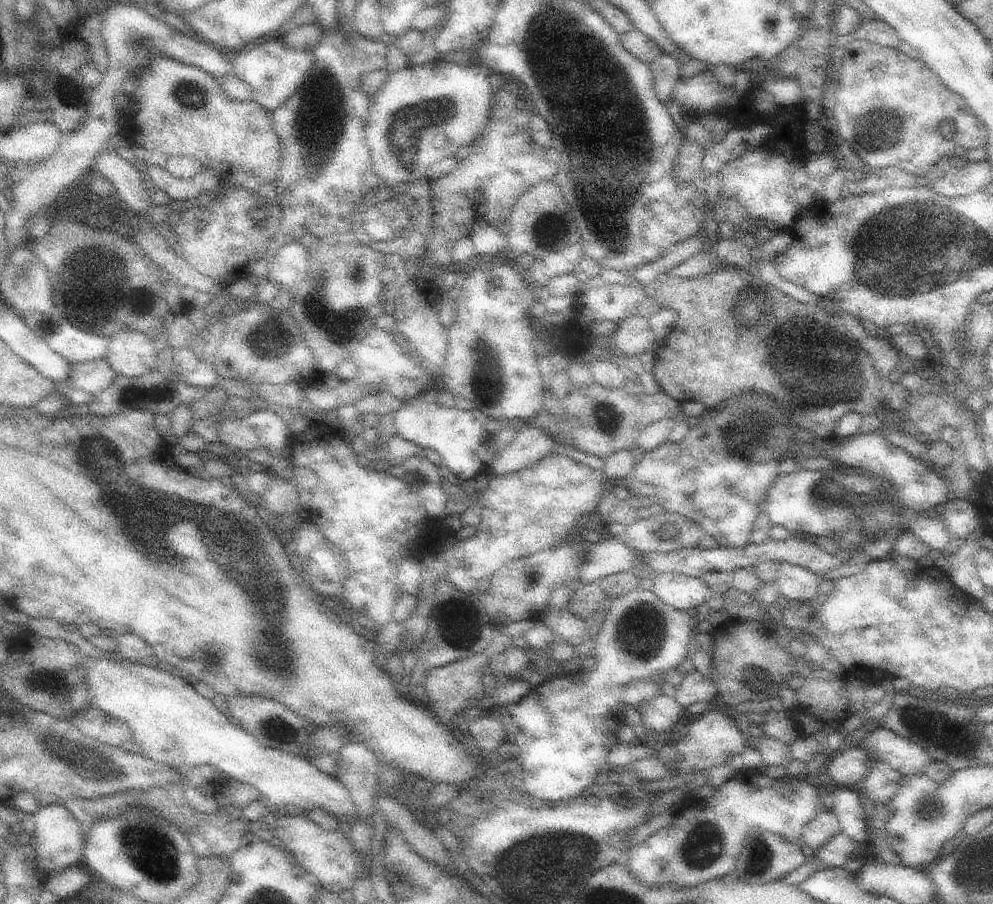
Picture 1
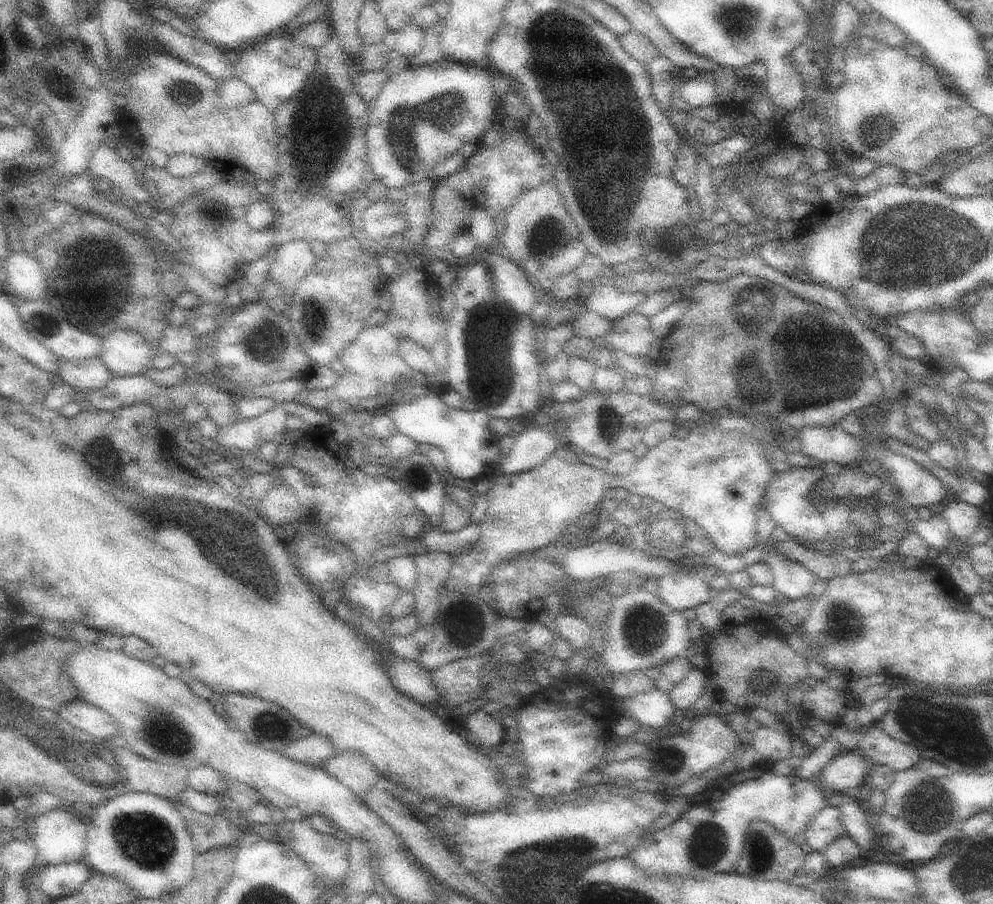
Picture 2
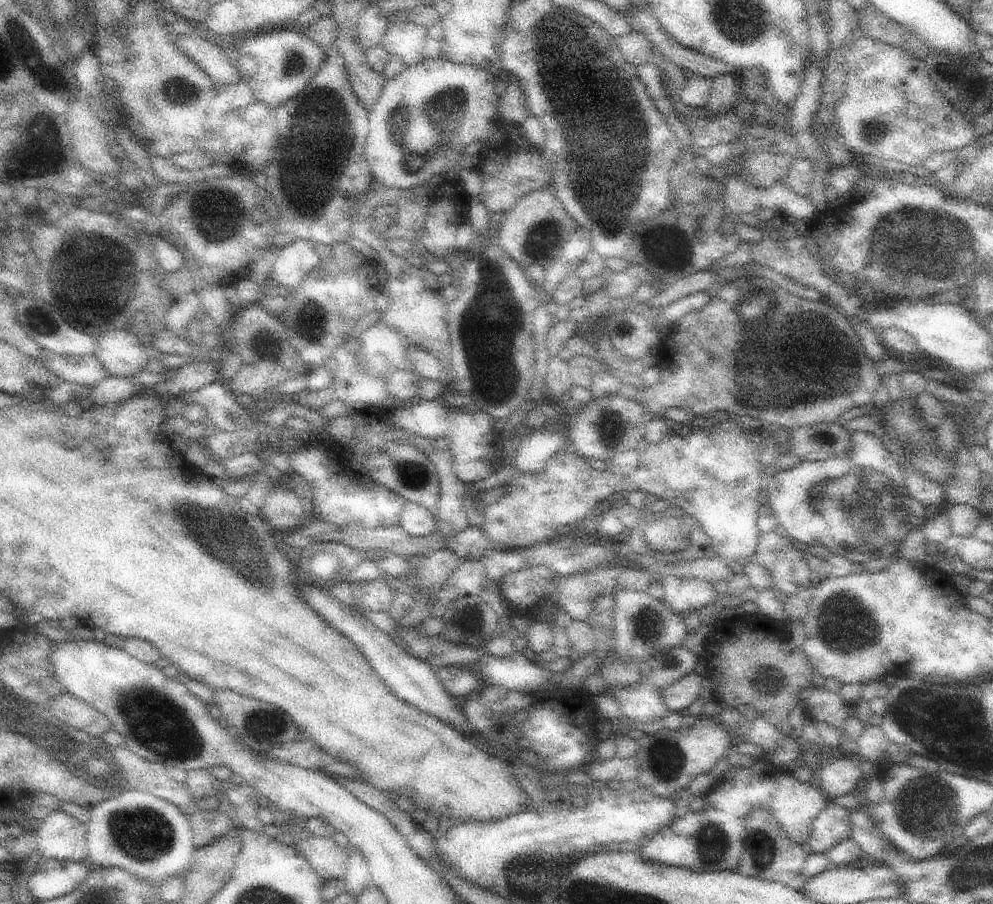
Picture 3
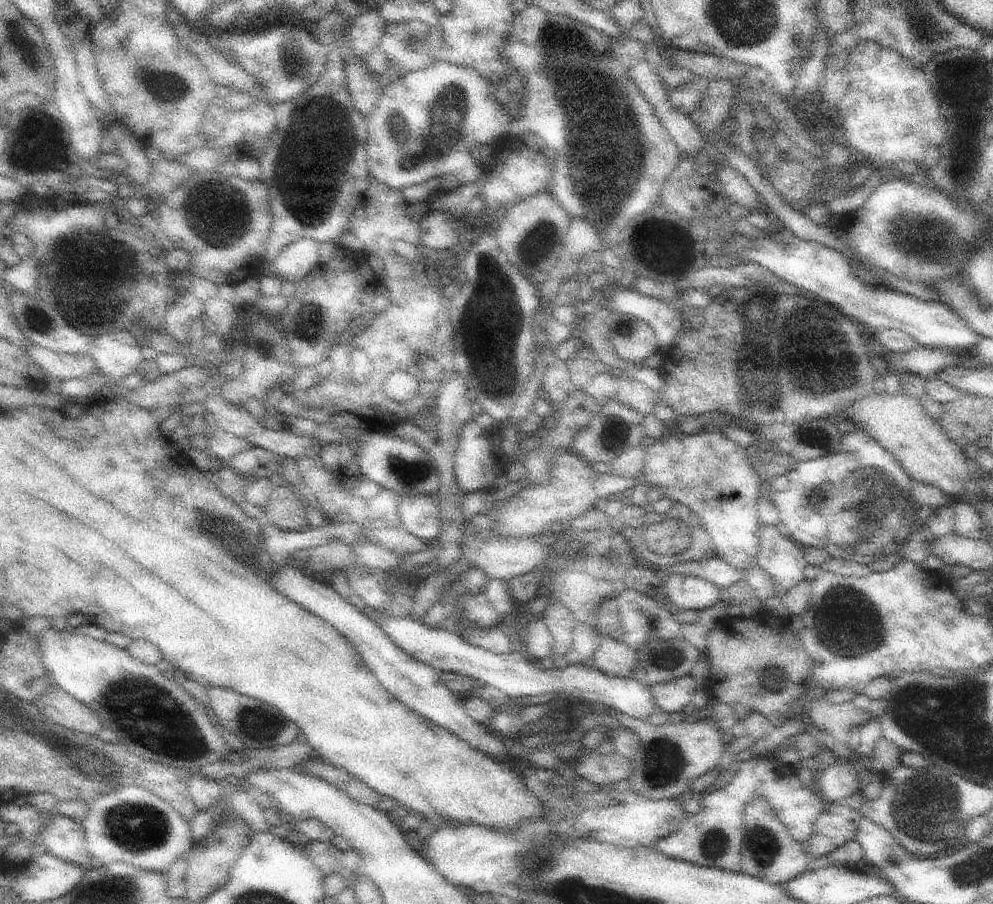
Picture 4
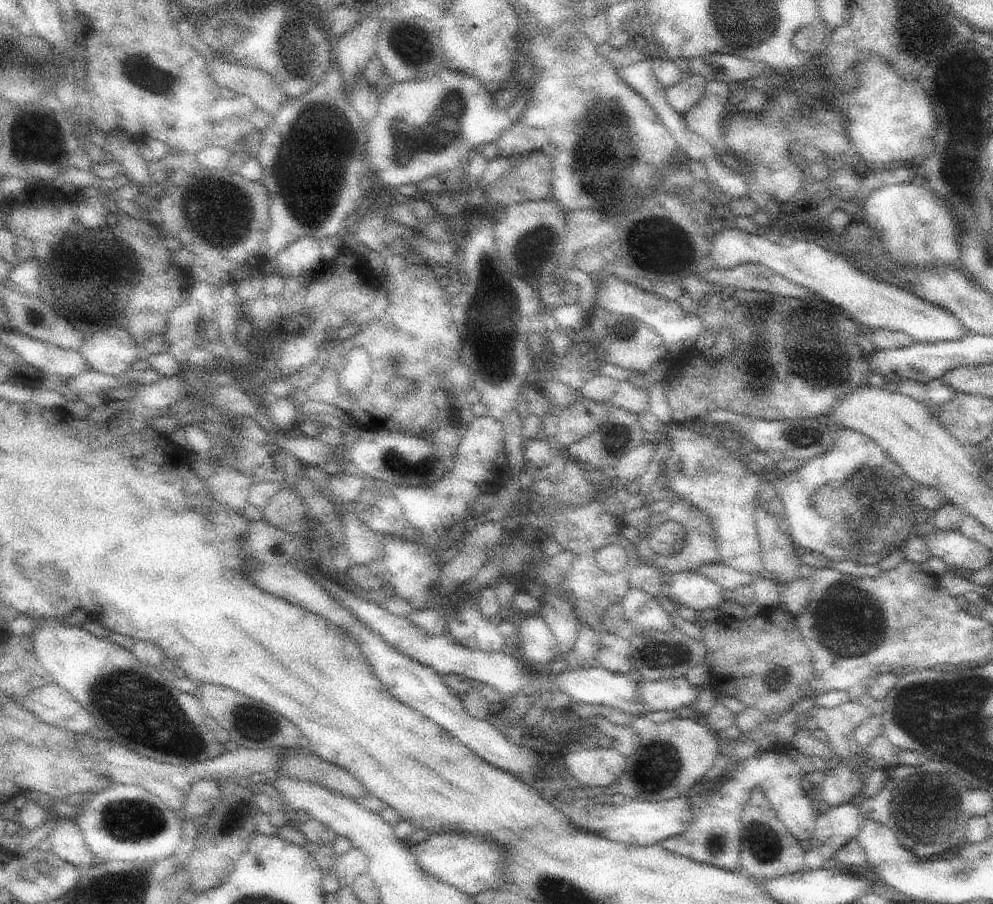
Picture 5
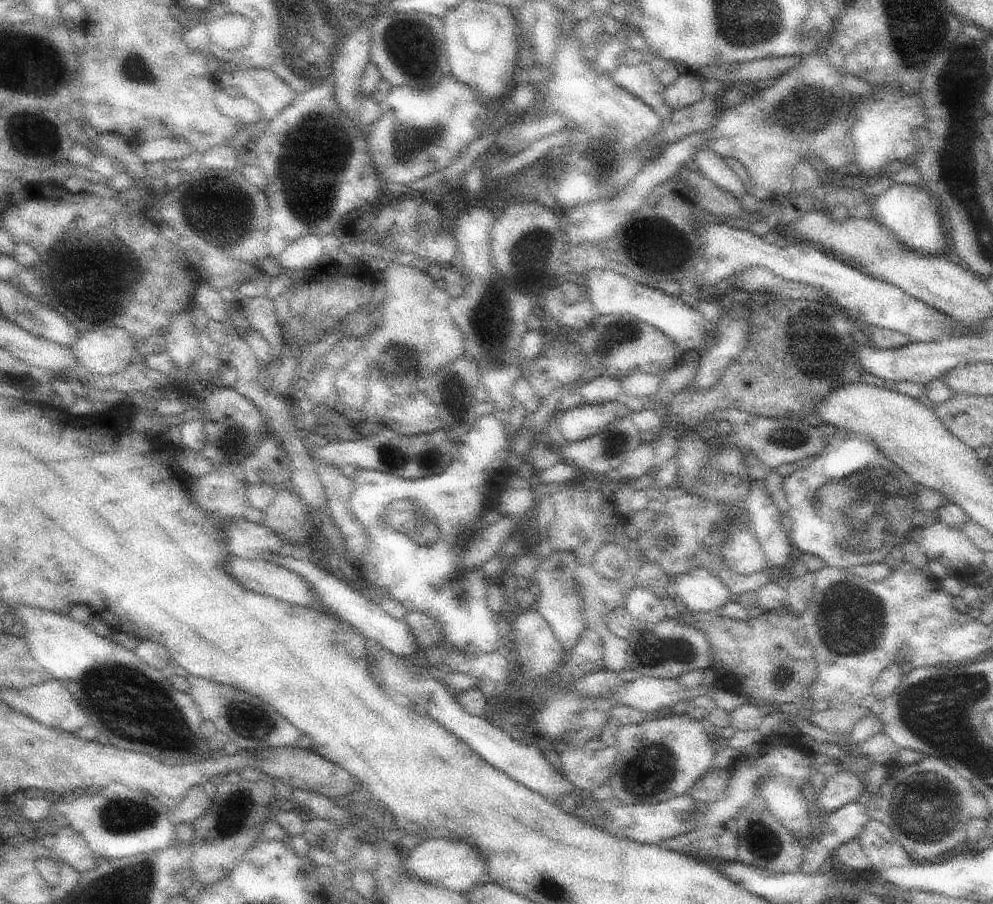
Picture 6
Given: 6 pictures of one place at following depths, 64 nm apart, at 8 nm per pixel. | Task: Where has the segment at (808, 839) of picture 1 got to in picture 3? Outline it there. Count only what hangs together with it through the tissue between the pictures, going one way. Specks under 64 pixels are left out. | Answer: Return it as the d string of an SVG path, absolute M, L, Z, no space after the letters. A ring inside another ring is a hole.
M829 800L827 808L821 810L811 824L811 834L807 844L813 850L813 854L827 854L831 848L853 836L849 816L851 816L849 810Z

